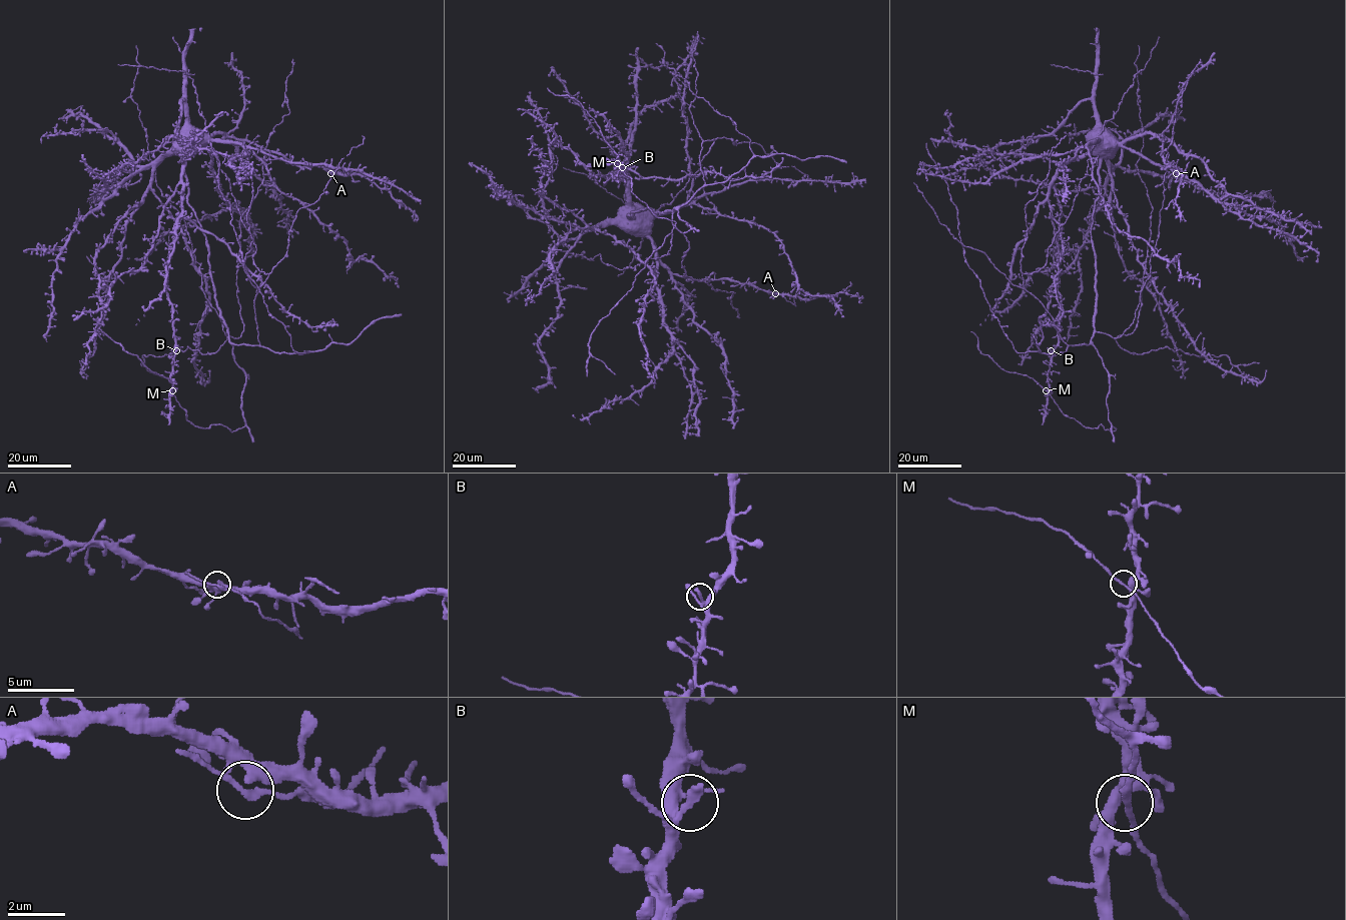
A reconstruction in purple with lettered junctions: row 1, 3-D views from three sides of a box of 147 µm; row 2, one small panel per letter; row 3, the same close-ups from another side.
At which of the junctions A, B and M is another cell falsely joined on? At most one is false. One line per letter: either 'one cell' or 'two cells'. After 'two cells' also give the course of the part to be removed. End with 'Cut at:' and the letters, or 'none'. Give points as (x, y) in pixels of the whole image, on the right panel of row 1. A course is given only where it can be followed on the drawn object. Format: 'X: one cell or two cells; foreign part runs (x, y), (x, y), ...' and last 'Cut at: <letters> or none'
A: two cells; foreign part runs (1176, 173), (1183, 175), (1189, 162)
B: one cell
M: one cell
Cut at: A

